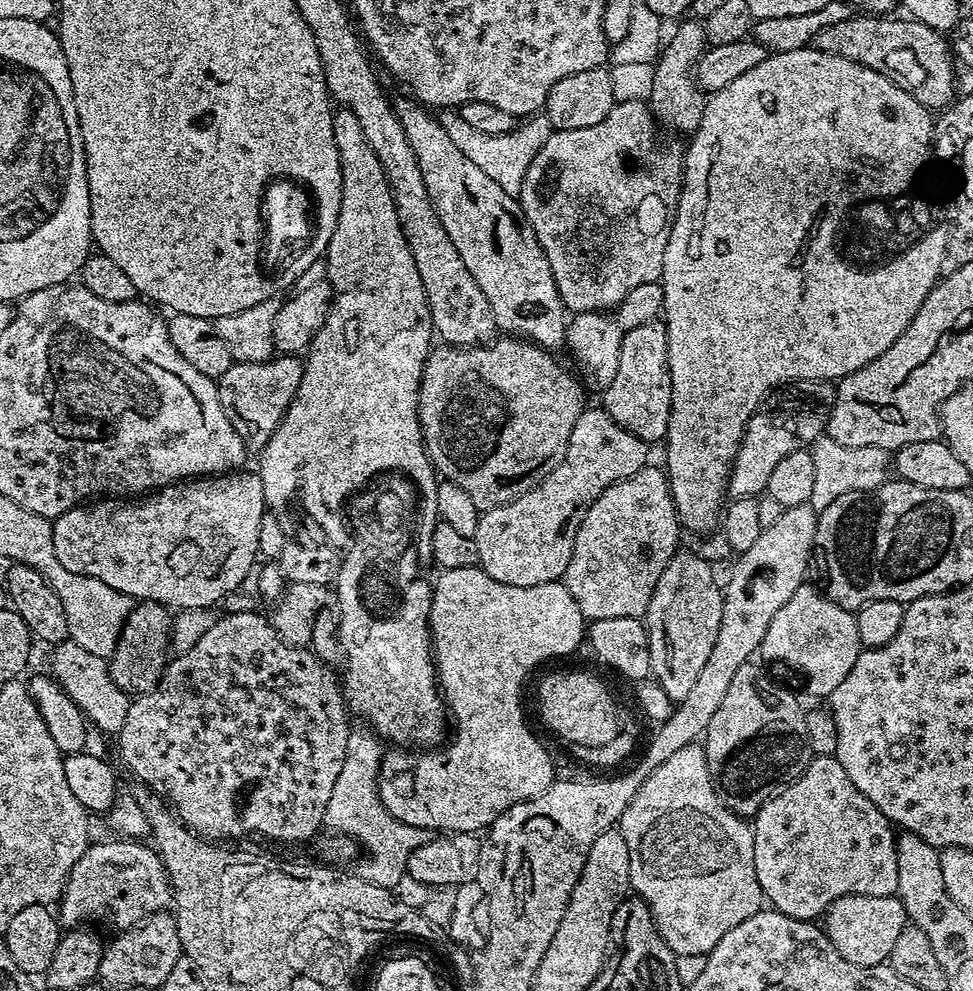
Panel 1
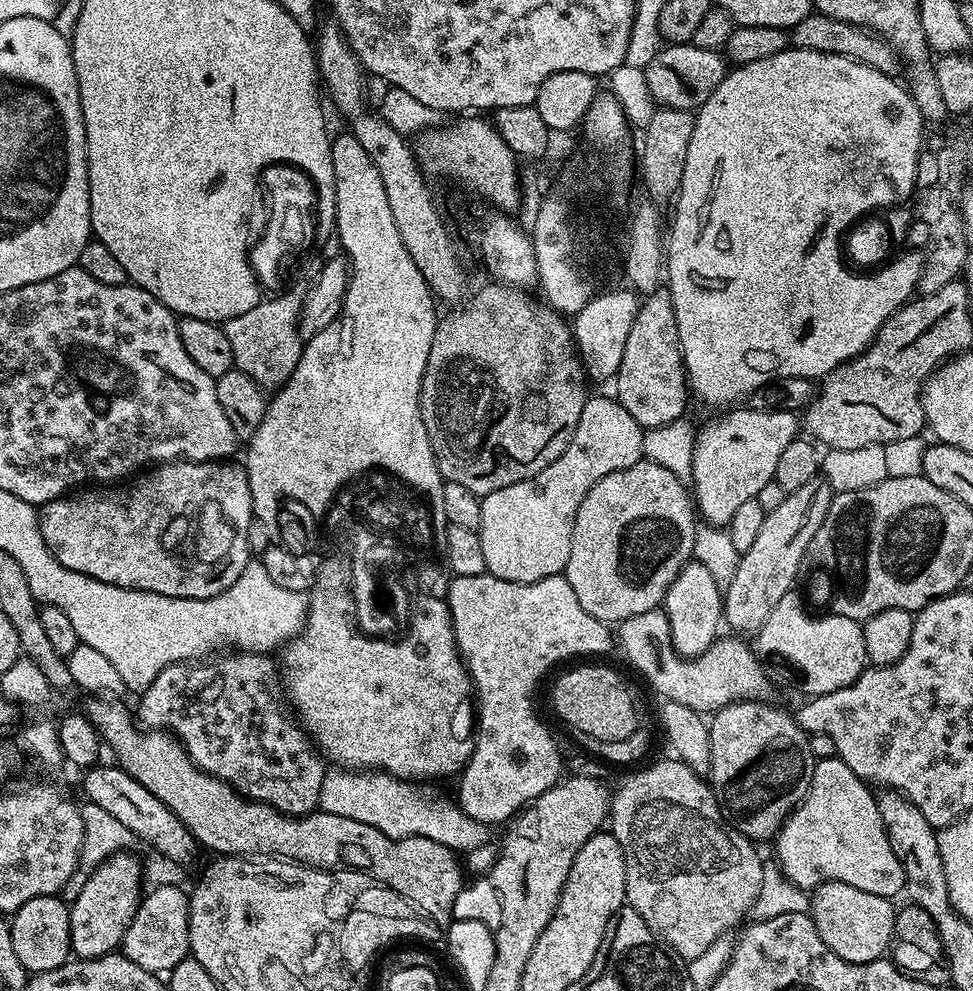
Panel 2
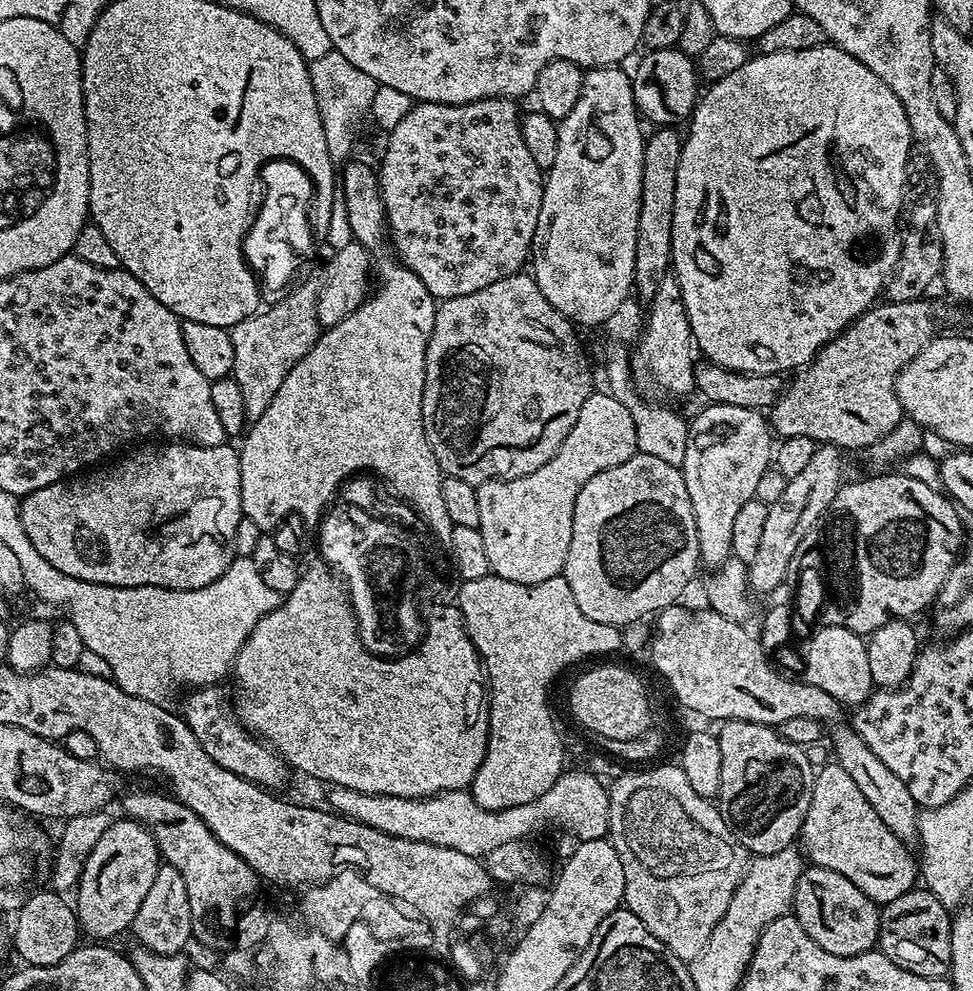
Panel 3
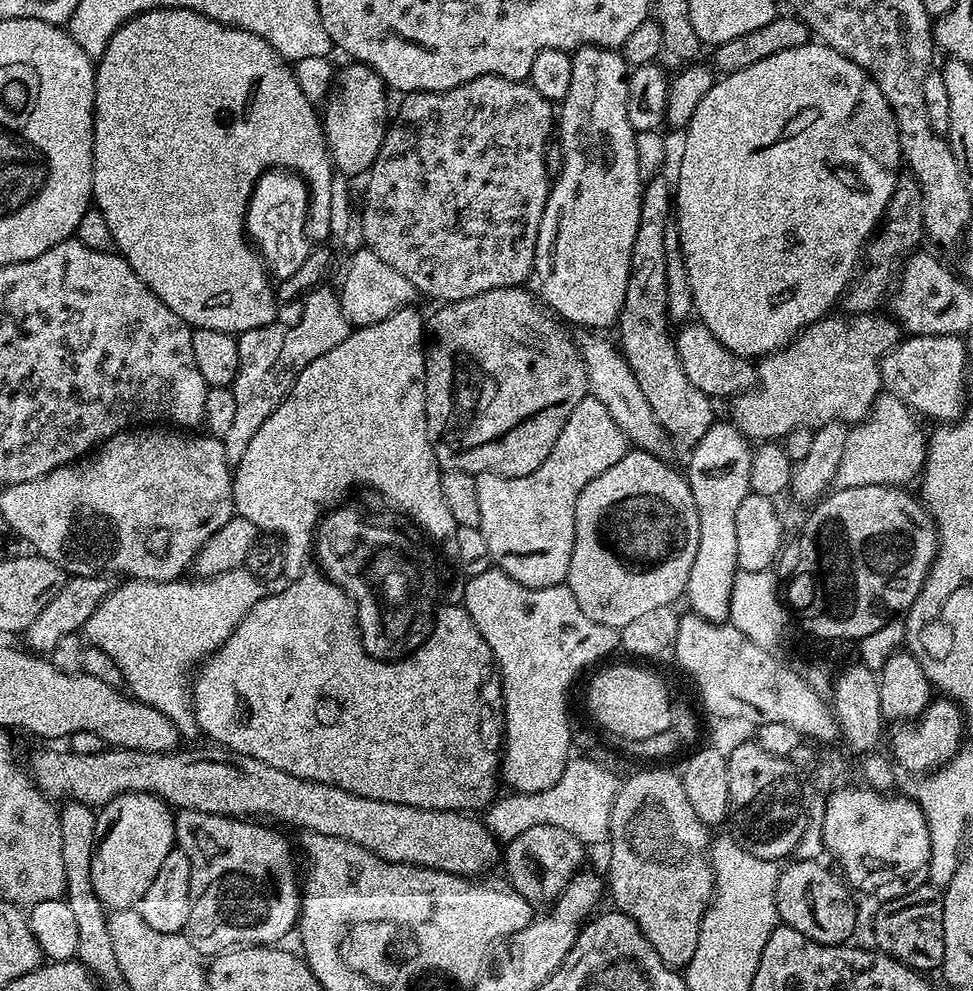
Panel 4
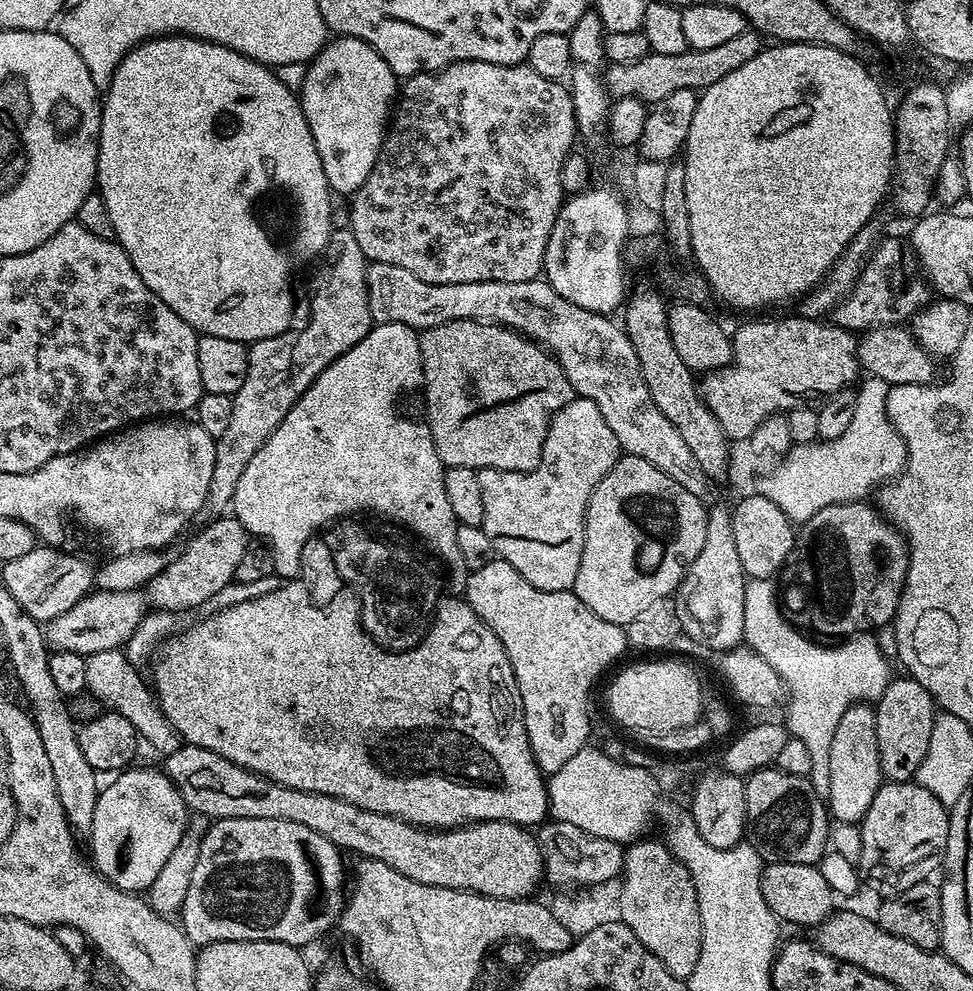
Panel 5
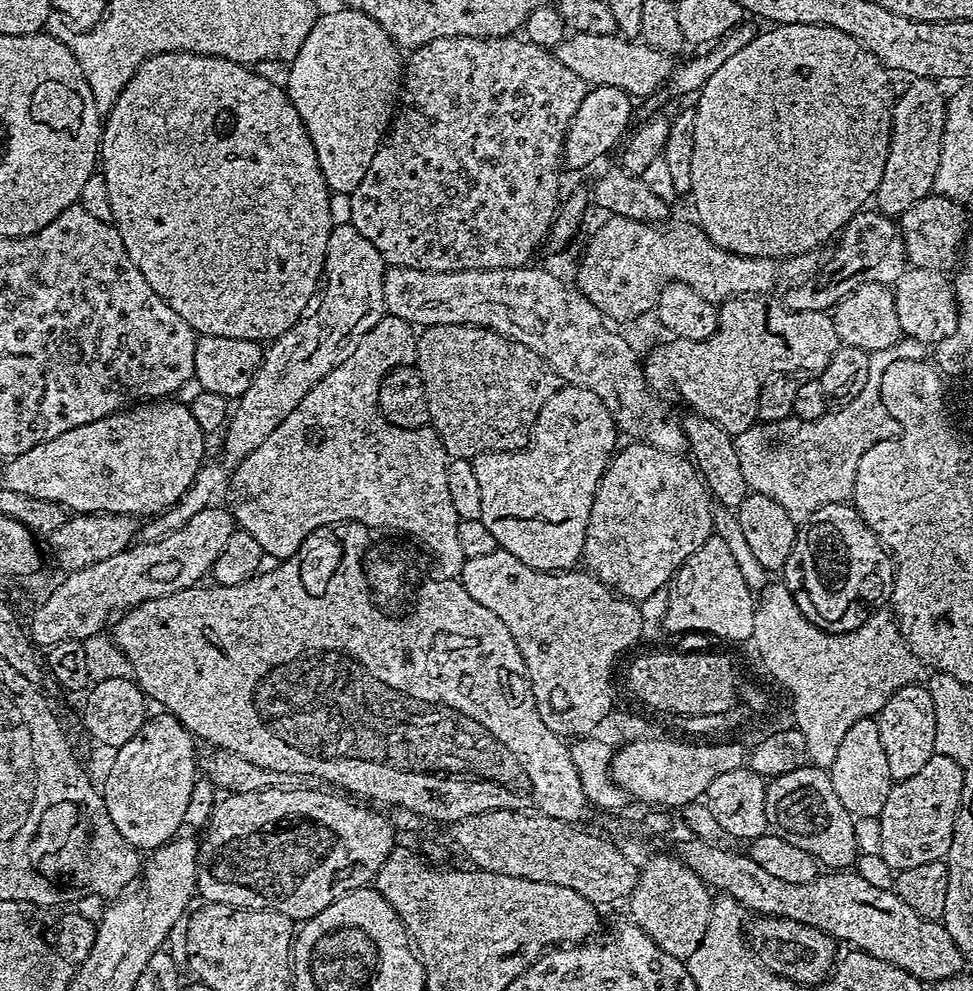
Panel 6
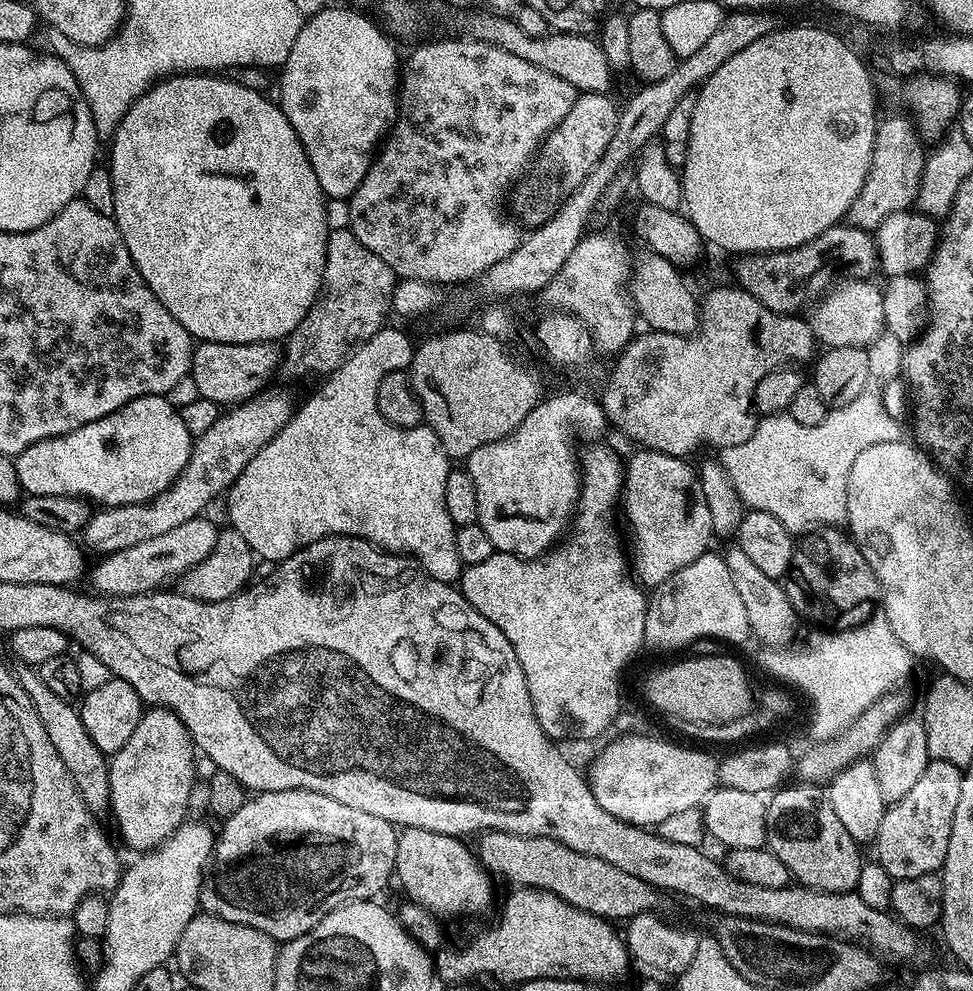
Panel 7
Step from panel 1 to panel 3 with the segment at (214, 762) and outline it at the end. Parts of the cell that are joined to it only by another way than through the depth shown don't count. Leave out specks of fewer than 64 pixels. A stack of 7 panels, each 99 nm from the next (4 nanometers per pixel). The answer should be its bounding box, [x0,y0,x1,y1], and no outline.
[182,686,290,790]

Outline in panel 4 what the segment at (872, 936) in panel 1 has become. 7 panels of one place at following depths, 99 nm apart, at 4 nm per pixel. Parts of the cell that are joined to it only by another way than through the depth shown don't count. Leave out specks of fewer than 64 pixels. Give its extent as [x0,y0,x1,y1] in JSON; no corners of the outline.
[776,859,856,945]

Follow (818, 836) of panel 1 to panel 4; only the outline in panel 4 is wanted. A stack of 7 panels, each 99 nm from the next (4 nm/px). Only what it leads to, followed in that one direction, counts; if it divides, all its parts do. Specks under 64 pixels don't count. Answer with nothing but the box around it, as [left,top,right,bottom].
[824,786,931,902]

